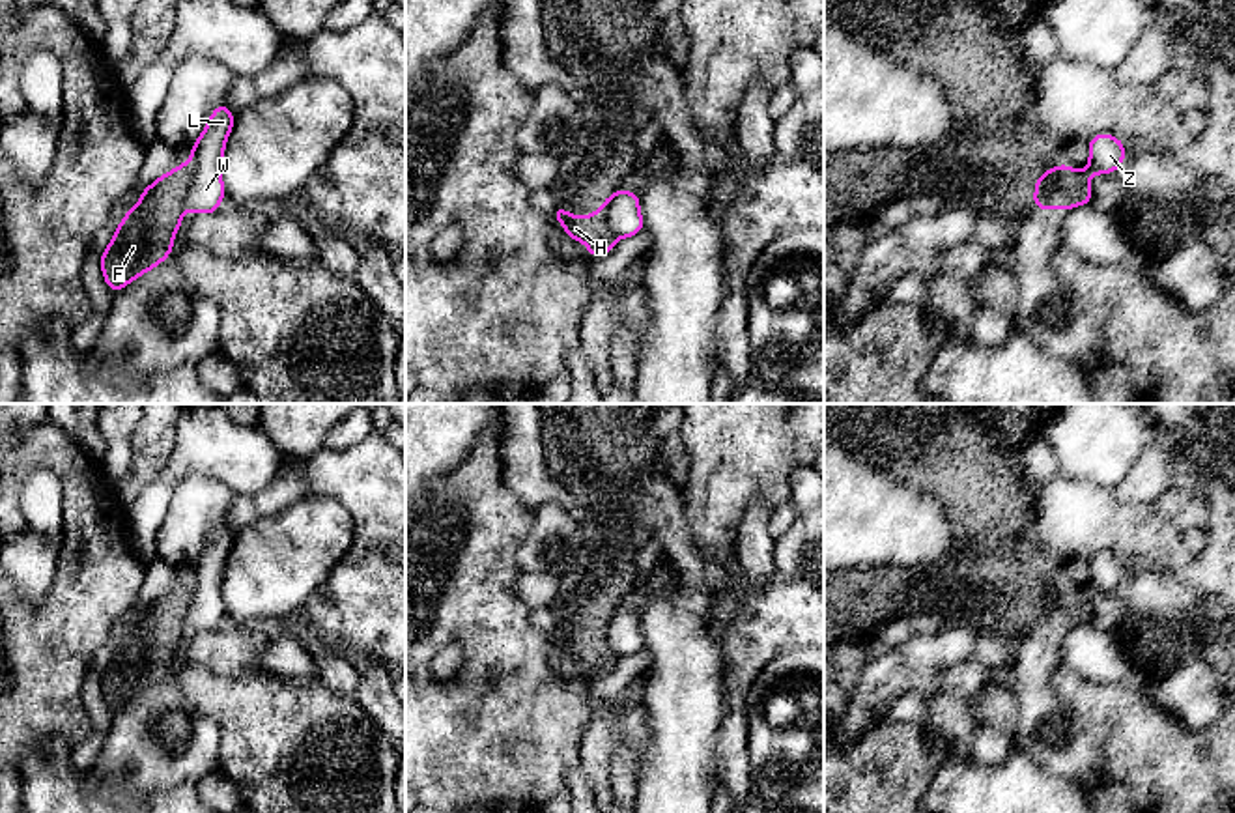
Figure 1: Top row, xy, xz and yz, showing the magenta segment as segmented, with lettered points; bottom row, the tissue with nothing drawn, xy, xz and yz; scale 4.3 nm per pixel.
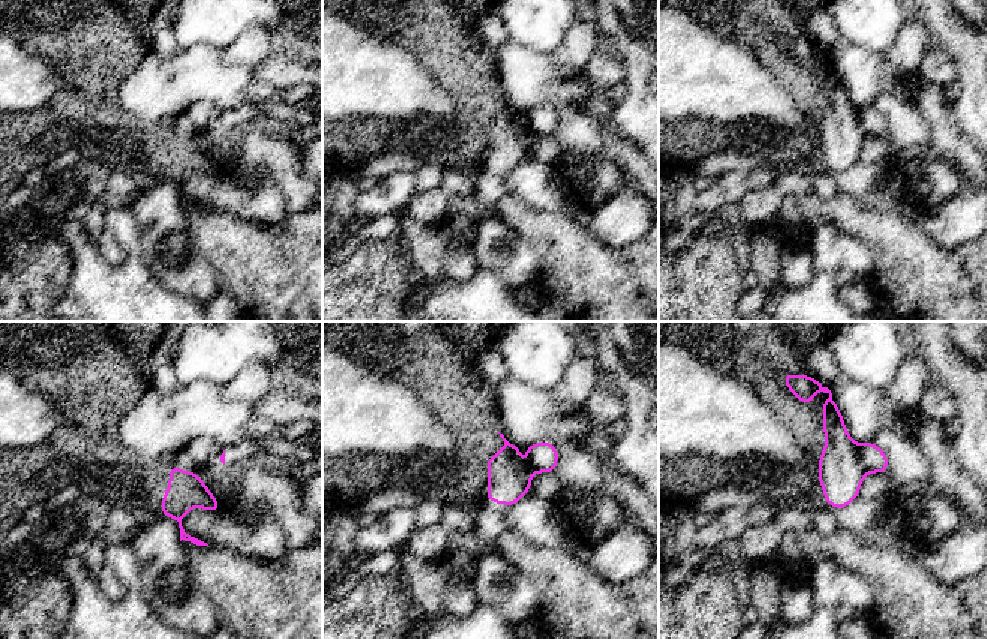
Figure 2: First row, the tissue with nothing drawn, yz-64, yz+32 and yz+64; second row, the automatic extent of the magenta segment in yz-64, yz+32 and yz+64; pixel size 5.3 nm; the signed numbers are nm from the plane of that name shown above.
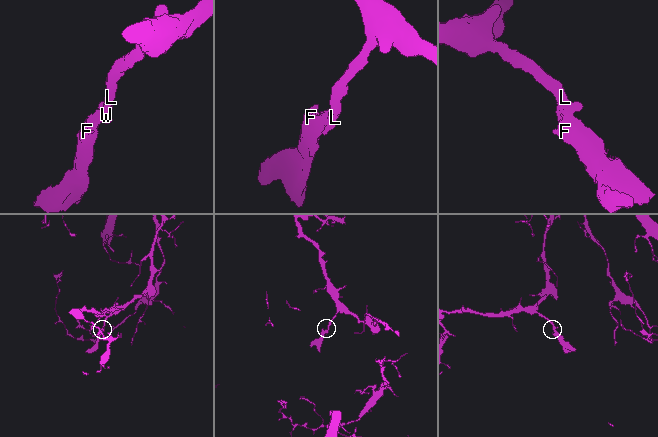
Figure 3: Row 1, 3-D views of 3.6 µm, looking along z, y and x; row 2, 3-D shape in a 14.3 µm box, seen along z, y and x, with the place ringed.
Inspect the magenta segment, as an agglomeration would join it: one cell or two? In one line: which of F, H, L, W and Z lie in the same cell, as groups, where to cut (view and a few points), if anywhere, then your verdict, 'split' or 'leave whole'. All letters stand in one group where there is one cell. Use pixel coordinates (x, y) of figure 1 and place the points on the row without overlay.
F H / L W Z | xy (191, 582), (191, 604), (182, 627) | split

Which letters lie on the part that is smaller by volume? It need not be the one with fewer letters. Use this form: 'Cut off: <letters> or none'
Cut off: F, H

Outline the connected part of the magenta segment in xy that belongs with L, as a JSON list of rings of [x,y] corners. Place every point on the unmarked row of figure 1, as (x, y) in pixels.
[[[222,520],[211,533],[204,551],[192,563],[191,572],[191,606],[183,619],[183,628],[194,632],[217,632],[226,615],[220,589],[228,553],[235,535]]]

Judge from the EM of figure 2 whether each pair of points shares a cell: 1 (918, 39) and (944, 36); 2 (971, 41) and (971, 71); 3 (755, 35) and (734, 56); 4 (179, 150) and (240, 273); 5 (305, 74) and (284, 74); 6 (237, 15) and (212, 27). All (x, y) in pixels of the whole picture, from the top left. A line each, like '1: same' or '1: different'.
1: different
2: same
3: different
4: different
5: same
6: same

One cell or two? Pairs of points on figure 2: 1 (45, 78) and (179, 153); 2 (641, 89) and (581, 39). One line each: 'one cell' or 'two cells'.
1: two cells
2: two cells

